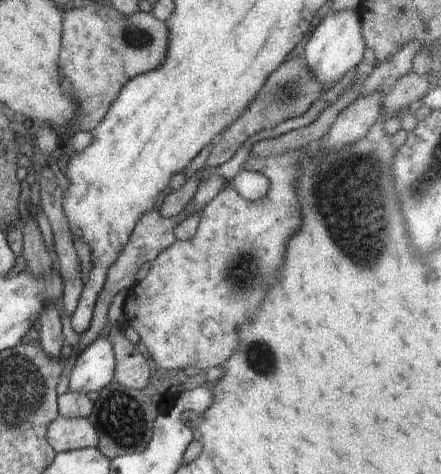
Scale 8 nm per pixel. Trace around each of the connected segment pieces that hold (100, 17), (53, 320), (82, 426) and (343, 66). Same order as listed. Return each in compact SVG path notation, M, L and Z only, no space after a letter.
M105 2L79 8L67 7L62 30L59 54L62 78L71 80L74 106L80 104L74 122L68 126L69 138L77 132L92 132L130 78L150 72L164 62L168 50L168 28L150 12L138 10L134 14L123 14L110 2Z
M48 304L44 306L42 314L40 314L40 345L42 350L52 356L52 358L60 357L60 349L65 344L64 335L62 334L62 324L60 322L61 314L57 309L57 305Z
M58 415L58 418L48 425L48 444L56 453L69 450L98 447L98 433L89 419L66 418Z
M334 10L320 26L312 32L310 40L304 46L304 62L314 70L314 77L322 86L330 89L338 84L346 72L358 66L363 57L367 57L365 36L362 34L362 23L359 10Z

